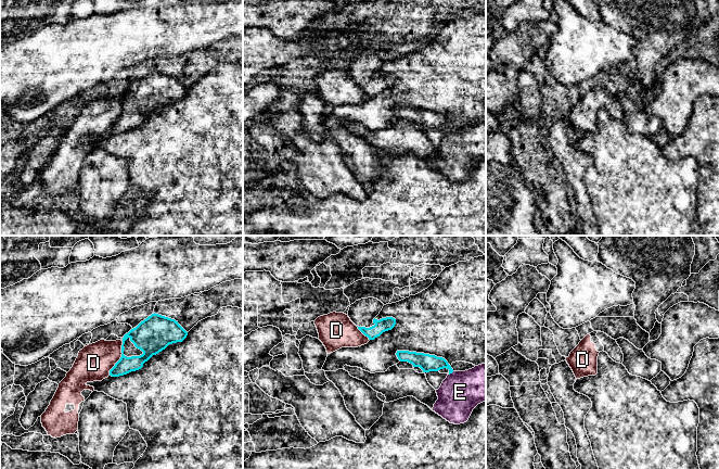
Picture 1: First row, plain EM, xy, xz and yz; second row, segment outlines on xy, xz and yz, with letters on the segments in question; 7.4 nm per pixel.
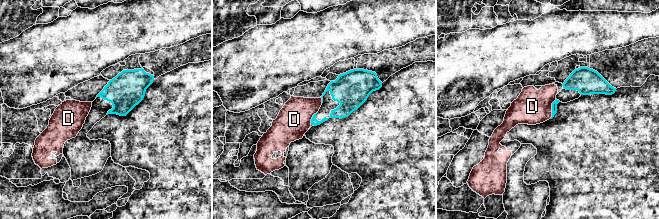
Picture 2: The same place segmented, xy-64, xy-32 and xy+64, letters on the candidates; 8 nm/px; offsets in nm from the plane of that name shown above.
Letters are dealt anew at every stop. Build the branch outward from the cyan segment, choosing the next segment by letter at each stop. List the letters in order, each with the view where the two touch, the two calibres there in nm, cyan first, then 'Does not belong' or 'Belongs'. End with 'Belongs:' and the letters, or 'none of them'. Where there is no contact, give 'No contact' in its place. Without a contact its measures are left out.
D: Touches cyan in xy. Thickness 220 nm (cyan) against 260 nm. Does not belong
E: Touches cyan in xz. Thickness 130 nm (cyan) against 300 nm. Does not belong
Belongs: none of them

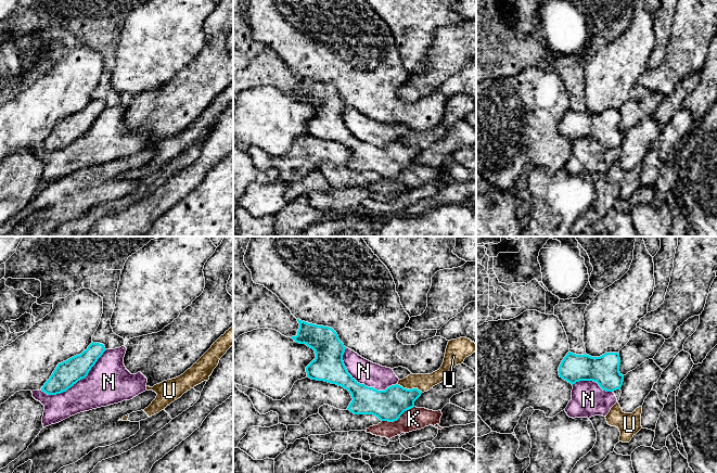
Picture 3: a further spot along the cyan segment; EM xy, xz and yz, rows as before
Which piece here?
K: Touches cyan in xz. Thickness 240 nm (cyan) against 160 nm. Does not belong
N: Touches cyan in xz. Thickness 220 nm (cyan) against 180 nm. Does not belong
U: Touches cyan in xz. Thickness 240 nm (cyan) against 130 nm. Does not belong
Belongs: none of them

